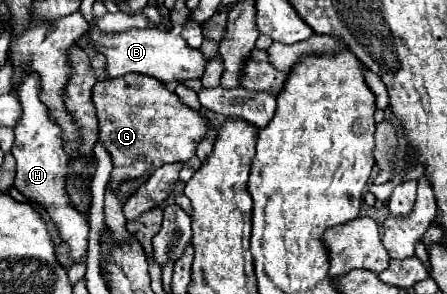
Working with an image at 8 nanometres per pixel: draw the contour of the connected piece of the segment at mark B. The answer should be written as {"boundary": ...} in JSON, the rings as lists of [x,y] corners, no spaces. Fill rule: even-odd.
{"boundary":[[[177,21],[171,31],[167,29],[131,29],[123,33],[105,35],[97,27],[89,27],[85,33],[93,37],[93,45],[107,57],[107,73],[109,77],[123,77],[127,73],[141,73],[155,77],[169,83],[183,83],[187,79],[201,79],[207,67],[207,57],[201,53],[201,49],[193,49],[187,45],[187,41],[177,33]]]}

